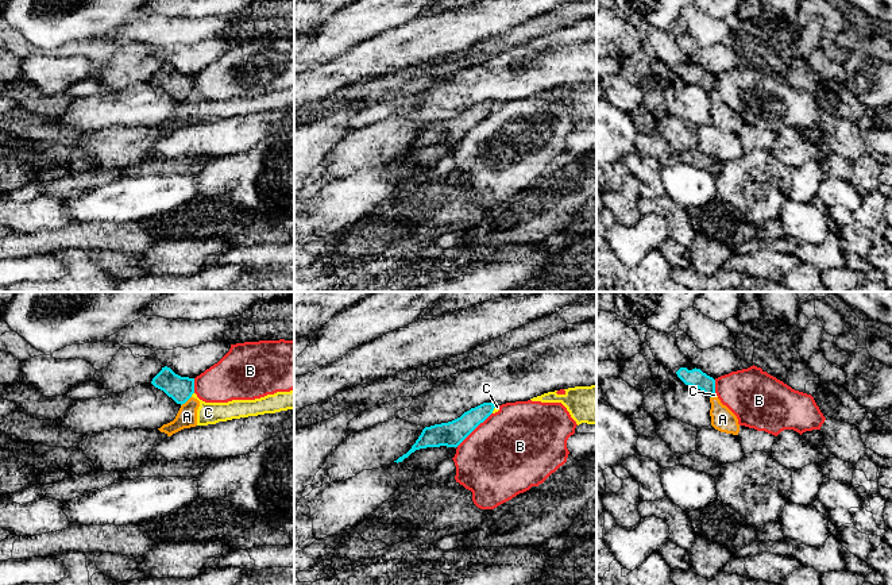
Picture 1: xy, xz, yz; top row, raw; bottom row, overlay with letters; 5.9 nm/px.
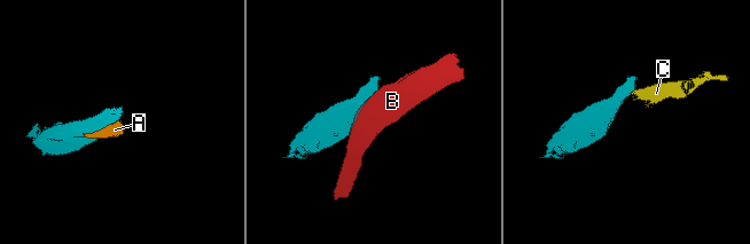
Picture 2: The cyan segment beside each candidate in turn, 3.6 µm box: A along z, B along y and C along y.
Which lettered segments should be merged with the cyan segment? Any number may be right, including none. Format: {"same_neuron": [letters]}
{"same_neuron": []}

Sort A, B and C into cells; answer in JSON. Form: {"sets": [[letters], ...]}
{"sets": [["A", "C"], ["B"]]}

